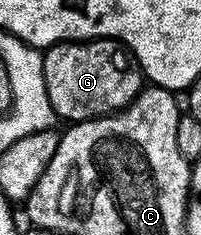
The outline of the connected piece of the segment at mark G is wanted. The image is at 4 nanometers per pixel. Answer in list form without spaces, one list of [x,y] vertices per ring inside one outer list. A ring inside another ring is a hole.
[[[93,39],[91,41],[62,41],[43,50],[46,95],[54,107],[57,118],[65,122],[92,121],[95,117],[106,117],[125,109],[142,88],[142,70],[119,41]]]

